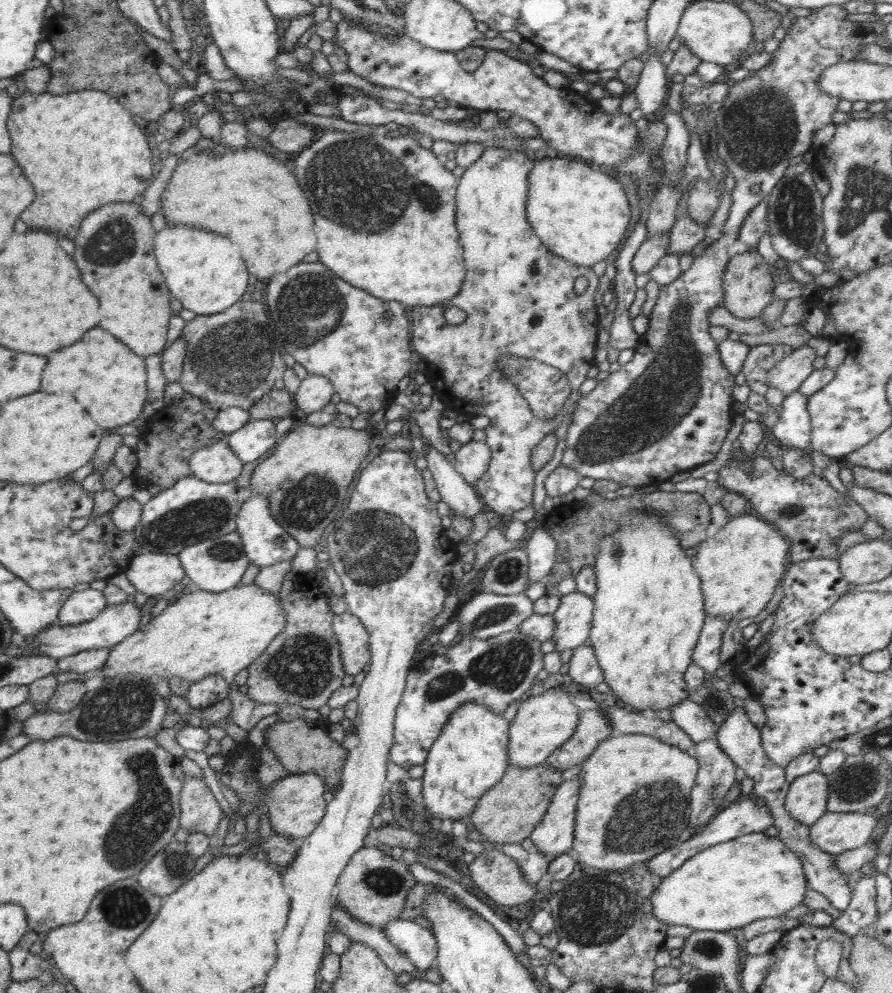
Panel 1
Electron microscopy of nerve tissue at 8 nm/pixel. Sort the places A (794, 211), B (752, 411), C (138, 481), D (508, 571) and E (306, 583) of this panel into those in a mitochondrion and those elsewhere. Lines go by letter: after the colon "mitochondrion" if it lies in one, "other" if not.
A: mitochondrion
B: other
C: other
D: mitochondrion
E: other

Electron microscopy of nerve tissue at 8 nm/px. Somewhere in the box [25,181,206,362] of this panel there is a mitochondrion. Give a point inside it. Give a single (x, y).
(127, 240)

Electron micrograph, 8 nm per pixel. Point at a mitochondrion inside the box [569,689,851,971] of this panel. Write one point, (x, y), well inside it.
(645, 817)

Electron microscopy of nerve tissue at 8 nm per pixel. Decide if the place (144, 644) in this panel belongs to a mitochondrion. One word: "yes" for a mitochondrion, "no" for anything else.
no

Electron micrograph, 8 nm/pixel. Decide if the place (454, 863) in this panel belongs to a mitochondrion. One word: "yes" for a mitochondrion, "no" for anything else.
no

